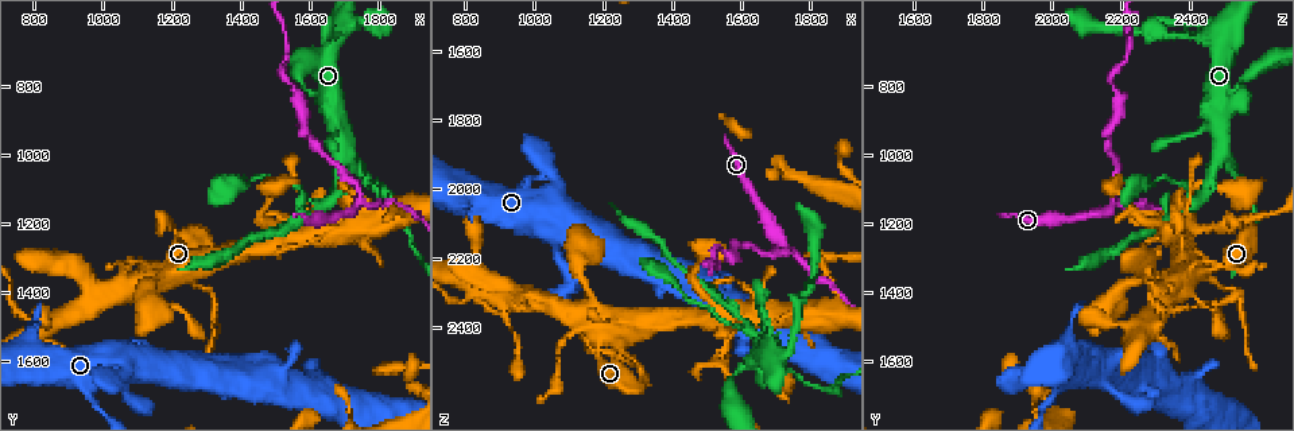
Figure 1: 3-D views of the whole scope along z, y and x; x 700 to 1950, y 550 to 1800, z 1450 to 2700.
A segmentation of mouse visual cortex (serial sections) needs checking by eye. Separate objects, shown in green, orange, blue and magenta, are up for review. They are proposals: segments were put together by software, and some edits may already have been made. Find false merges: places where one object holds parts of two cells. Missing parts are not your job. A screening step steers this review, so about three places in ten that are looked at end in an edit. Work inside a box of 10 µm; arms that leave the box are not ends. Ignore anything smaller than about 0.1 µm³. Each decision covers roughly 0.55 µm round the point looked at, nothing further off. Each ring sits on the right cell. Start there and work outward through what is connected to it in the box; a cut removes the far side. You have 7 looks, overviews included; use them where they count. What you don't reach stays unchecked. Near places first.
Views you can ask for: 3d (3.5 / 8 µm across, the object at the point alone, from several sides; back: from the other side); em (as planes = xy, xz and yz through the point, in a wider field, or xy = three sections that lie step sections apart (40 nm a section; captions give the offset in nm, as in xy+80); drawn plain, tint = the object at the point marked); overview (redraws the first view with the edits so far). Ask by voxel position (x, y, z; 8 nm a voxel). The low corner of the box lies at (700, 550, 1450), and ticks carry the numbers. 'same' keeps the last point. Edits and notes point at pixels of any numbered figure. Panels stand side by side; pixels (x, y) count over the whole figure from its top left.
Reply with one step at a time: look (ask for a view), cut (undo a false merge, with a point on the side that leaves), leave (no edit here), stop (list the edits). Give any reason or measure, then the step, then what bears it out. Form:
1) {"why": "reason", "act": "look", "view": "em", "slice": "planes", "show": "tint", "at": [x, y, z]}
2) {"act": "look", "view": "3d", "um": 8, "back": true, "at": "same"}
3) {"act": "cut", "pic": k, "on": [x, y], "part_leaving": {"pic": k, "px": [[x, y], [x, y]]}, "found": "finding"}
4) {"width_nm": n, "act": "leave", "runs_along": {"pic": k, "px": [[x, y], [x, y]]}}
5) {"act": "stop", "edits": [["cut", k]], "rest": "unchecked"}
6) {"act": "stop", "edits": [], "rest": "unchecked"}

{"why": "four arms meet", "act": "look", "view": "3d", "um": 8, "at": [840, 1500, 2280]}

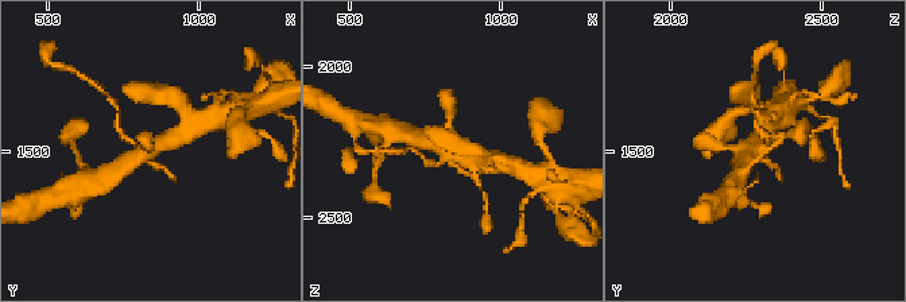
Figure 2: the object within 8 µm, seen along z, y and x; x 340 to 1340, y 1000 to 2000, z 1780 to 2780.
{"why": "zoom in", "act": "look", "view": "3d", "um": 3.5, "at": "same"}

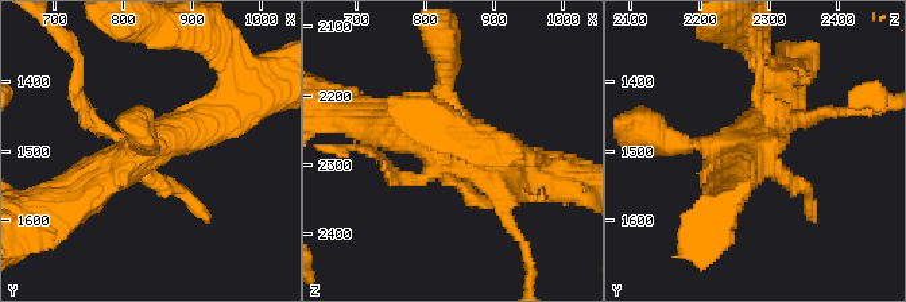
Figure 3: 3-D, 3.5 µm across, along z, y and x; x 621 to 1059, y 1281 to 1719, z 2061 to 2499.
{"why": "shape alone is not enough", "act": "look", "view": "em", "slice": "xy", "step": 3, "show": "tint", "at": "same"}

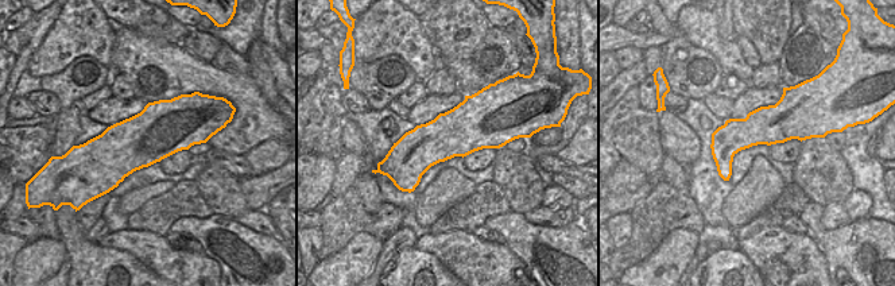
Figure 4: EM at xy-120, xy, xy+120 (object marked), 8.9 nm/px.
{"width_nm": 440, "act": "cut", "pic": 3, "on": [86, 108], "part_leaving": {"pic": 3, "px": [[770, 163], [805, 189], [814, 221]]}, "found": "two cells meet here"}

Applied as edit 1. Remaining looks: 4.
{"why": "sudden change in width", "act": "look", "view": "3d", "um": 3.5, "at": [1060, 1600, 2040]}

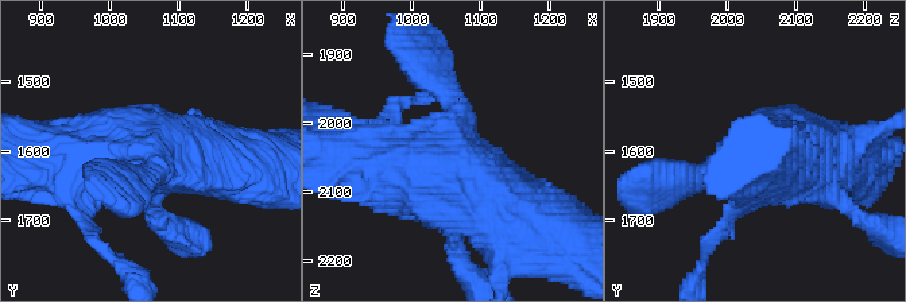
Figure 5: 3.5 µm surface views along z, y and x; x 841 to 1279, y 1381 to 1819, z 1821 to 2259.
{"why": "shape alone is not enough", "act": "look", "view": "em", "slice": "xy", "step": 2, "show": "tint", "at": [1065, 1610, 2035]}

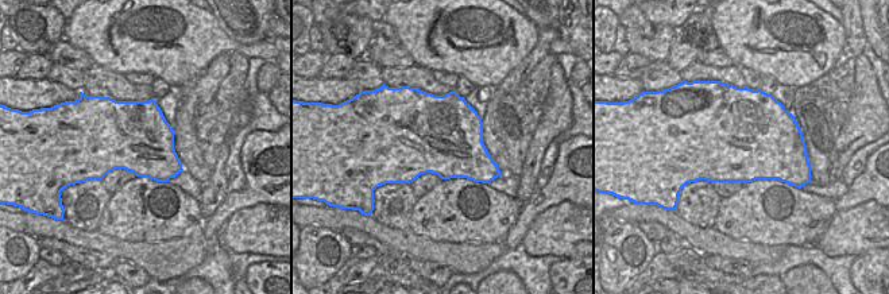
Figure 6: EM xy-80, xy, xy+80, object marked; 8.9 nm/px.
{"act": "leave", "runs_along": {"pic": 5, "px": [[363, 148], [388, 170], [508, 210]]}, "found": "all the same cell"}

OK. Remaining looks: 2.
{"why": "abrupt turn", "act": "look", "view": "3d", "um": 3.5, "at": [1740, 1140, 2180]}

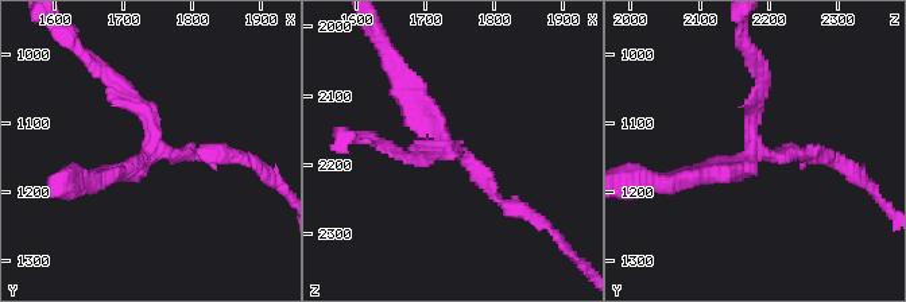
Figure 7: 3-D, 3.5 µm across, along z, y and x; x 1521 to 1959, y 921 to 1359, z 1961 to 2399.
{"arms": 3, "arm_widths_nm": [150, 200, 200], "why": "now the EM", "act": "look", "view": "em", "slice": "planes", "show": "tint", "at": [1735, 1135, 2175]}

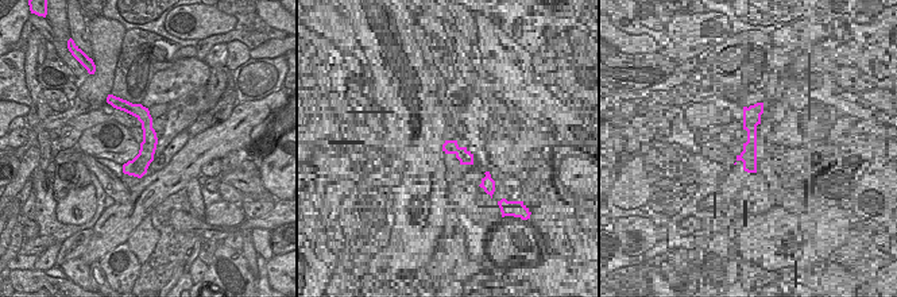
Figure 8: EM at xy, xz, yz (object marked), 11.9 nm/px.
{"act": "leave", "runs_along": {"pic": 8, "px": [[132, 107], [147, 127], [139, 173]]}, "found": "all the same cell"}

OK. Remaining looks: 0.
{"act": "stop", "edits": [["cut", 3]], "rest": "unchecked"}

